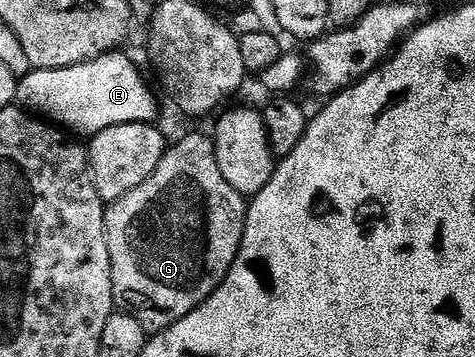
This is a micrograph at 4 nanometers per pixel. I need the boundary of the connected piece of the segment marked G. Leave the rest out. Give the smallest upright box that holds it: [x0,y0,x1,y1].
[105,134,248,332]

